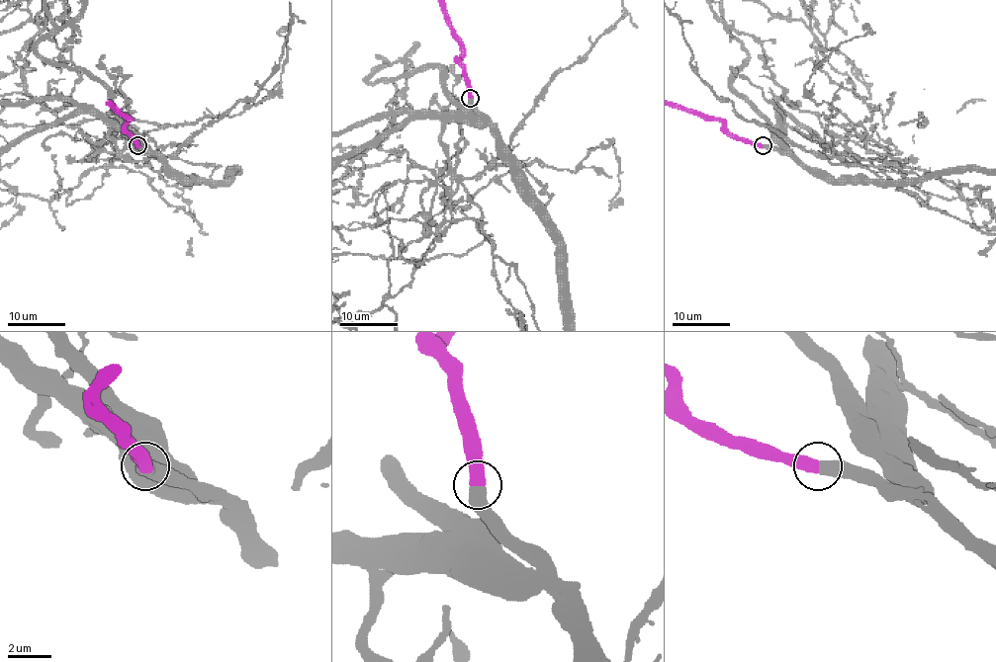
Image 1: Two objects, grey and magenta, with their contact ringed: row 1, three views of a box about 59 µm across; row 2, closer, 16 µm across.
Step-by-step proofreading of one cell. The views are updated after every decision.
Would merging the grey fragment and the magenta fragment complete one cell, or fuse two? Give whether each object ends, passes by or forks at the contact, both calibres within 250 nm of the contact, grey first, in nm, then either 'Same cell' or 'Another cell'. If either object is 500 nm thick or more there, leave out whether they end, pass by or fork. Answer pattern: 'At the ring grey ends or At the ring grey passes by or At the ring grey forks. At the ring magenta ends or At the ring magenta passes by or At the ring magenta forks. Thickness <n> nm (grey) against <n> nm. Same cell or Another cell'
Thickness 600 nm (grey) against 550 nm. Another cell

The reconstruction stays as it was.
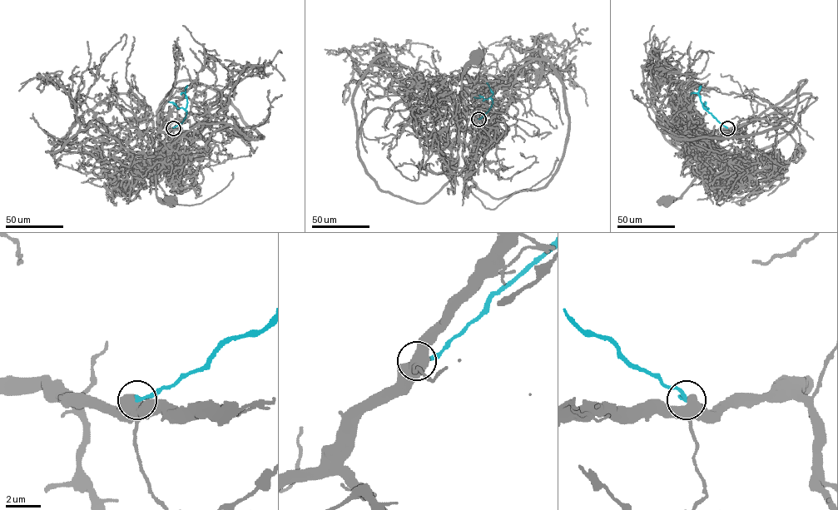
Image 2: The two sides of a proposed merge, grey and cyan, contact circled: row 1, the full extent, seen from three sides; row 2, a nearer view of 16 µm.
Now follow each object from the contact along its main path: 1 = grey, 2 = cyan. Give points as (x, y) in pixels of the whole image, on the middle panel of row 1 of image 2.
1: (478, 119), (466, 129), (466, 119), (459, 99), (461, 74), (475, 60)
2: (478, 119), (493, 103), (490, 97), (493, 92), (487, 82)

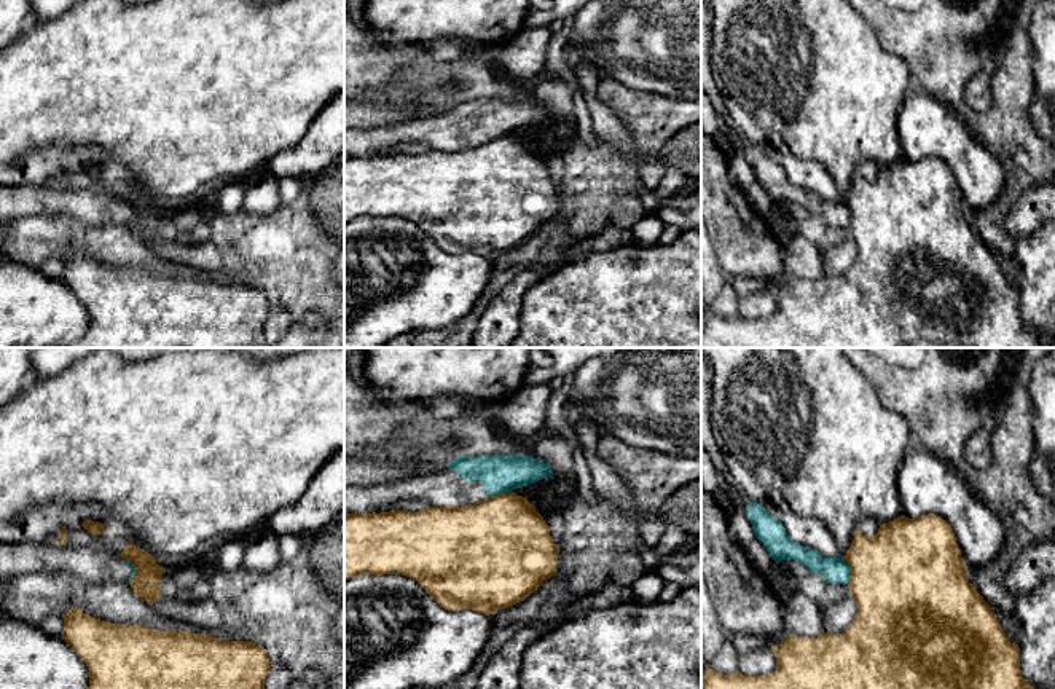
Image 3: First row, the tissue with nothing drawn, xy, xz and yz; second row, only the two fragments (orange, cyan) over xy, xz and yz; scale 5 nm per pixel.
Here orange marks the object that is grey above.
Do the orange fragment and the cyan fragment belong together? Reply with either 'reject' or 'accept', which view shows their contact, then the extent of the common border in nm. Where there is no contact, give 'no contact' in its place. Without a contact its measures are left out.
reject; meets orange in xz; contact 140 nm long

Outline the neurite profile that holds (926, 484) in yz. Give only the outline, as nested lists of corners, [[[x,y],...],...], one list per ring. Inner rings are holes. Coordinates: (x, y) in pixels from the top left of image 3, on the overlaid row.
[[[910,443],[904,451],[897,474],[897,494],[902,515],[916,518],[934,514],[947,520],[955,533],[961,557],[972,568],[985,566],[999,555],[1007,530],[994,509],[969,490],[966,480],[955,467],[926,448],[916,450]]]

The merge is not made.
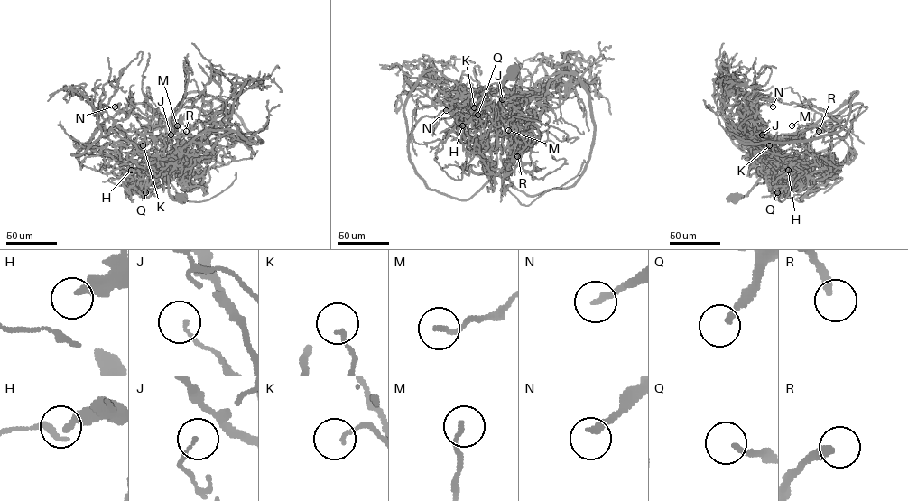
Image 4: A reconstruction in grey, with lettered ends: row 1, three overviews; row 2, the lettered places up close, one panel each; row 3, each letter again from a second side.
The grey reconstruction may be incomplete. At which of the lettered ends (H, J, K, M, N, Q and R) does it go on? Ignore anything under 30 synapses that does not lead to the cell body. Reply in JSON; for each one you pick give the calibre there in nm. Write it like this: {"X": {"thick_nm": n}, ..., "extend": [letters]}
{"N": {"thick_nm": 240}, "Q": {"thick_nm": 190}, "extend": ["N", "Q"]}

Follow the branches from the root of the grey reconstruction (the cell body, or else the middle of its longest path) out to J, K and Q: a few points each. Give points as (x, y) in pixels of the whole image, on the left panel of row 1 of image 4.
J: (180, 199), (171, 196), (169, 190), (166, 145), (171, 134)
K: (180, 199), (169, 193), (165, 143), (154, 136), (143, 145)
Q: (180, 199), (169, 193), (170, 141), (174, 160), (166, 162), (167, 180), (160, 175), (152, 178), (145, 192)

